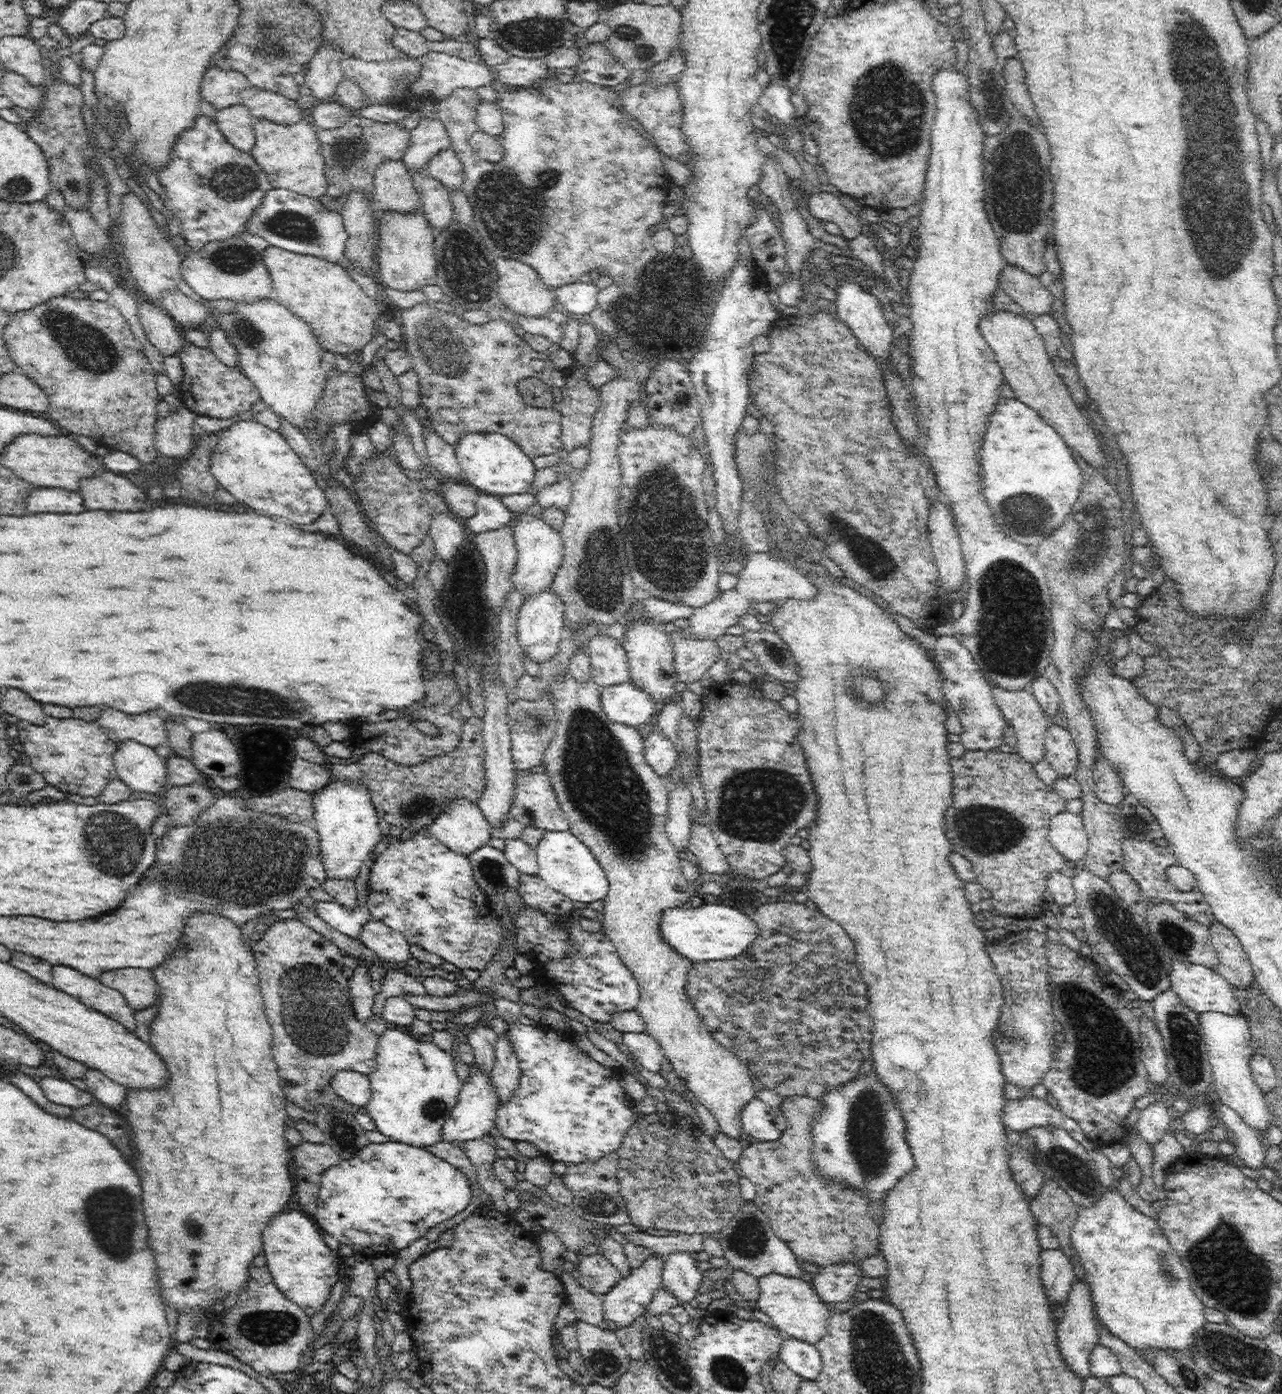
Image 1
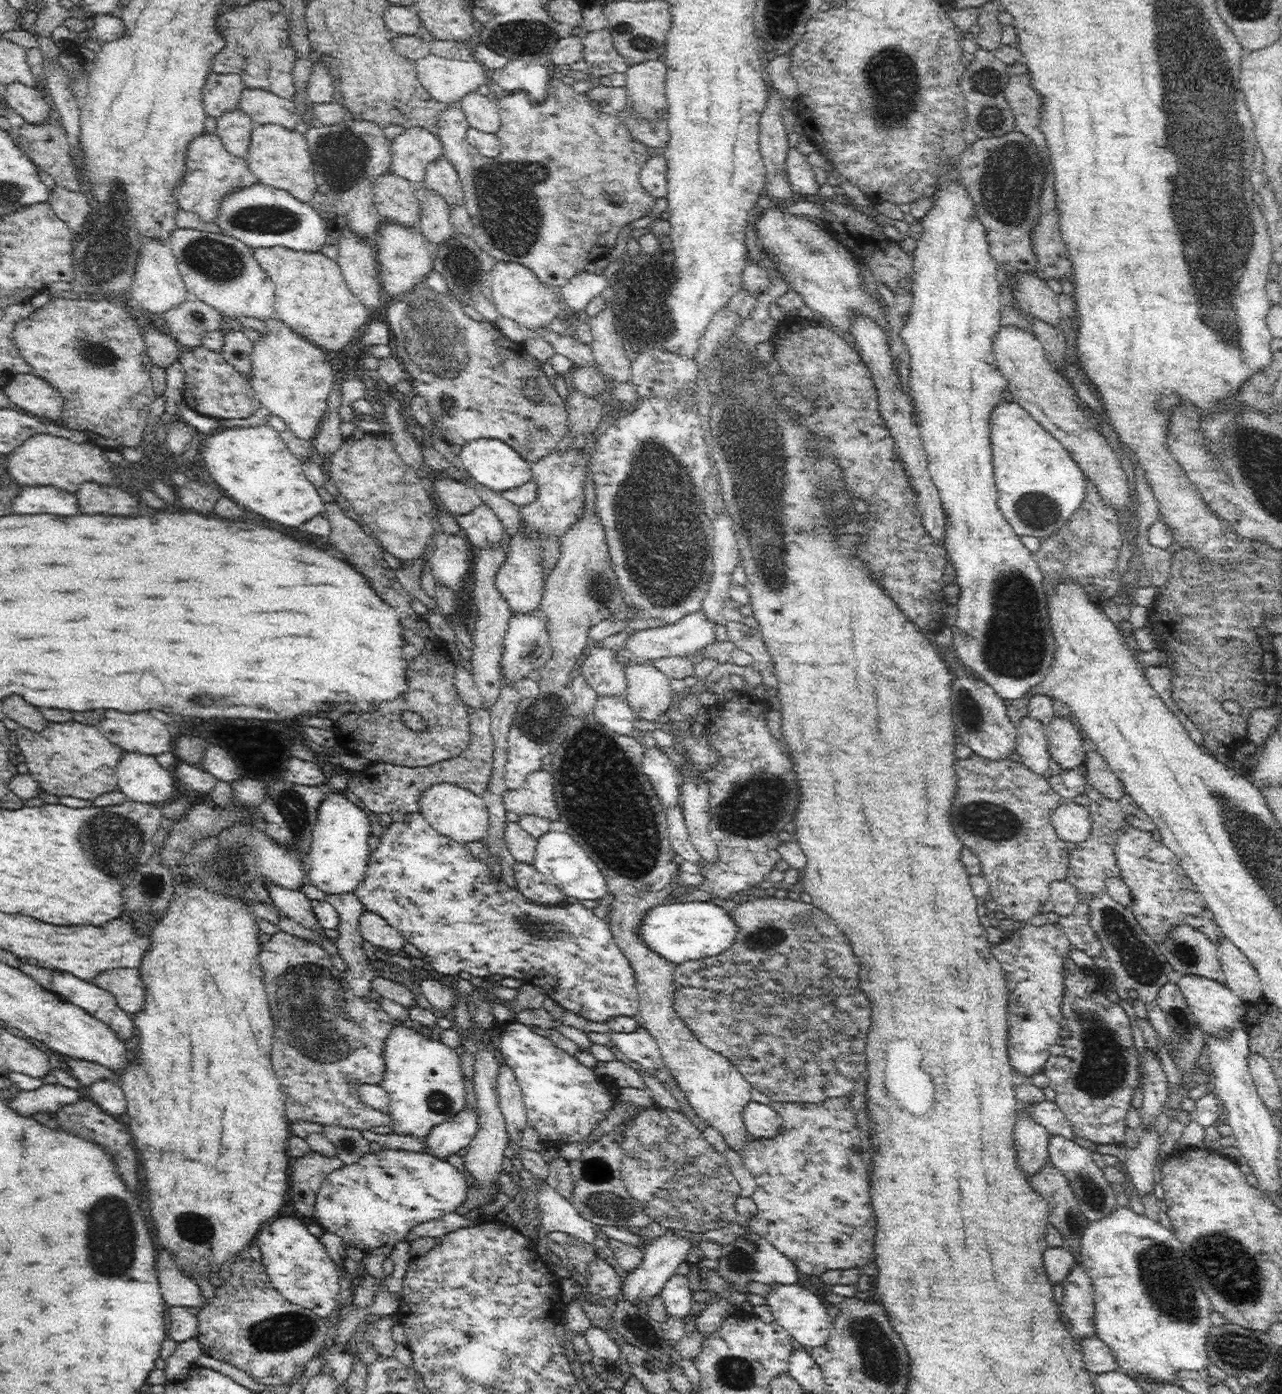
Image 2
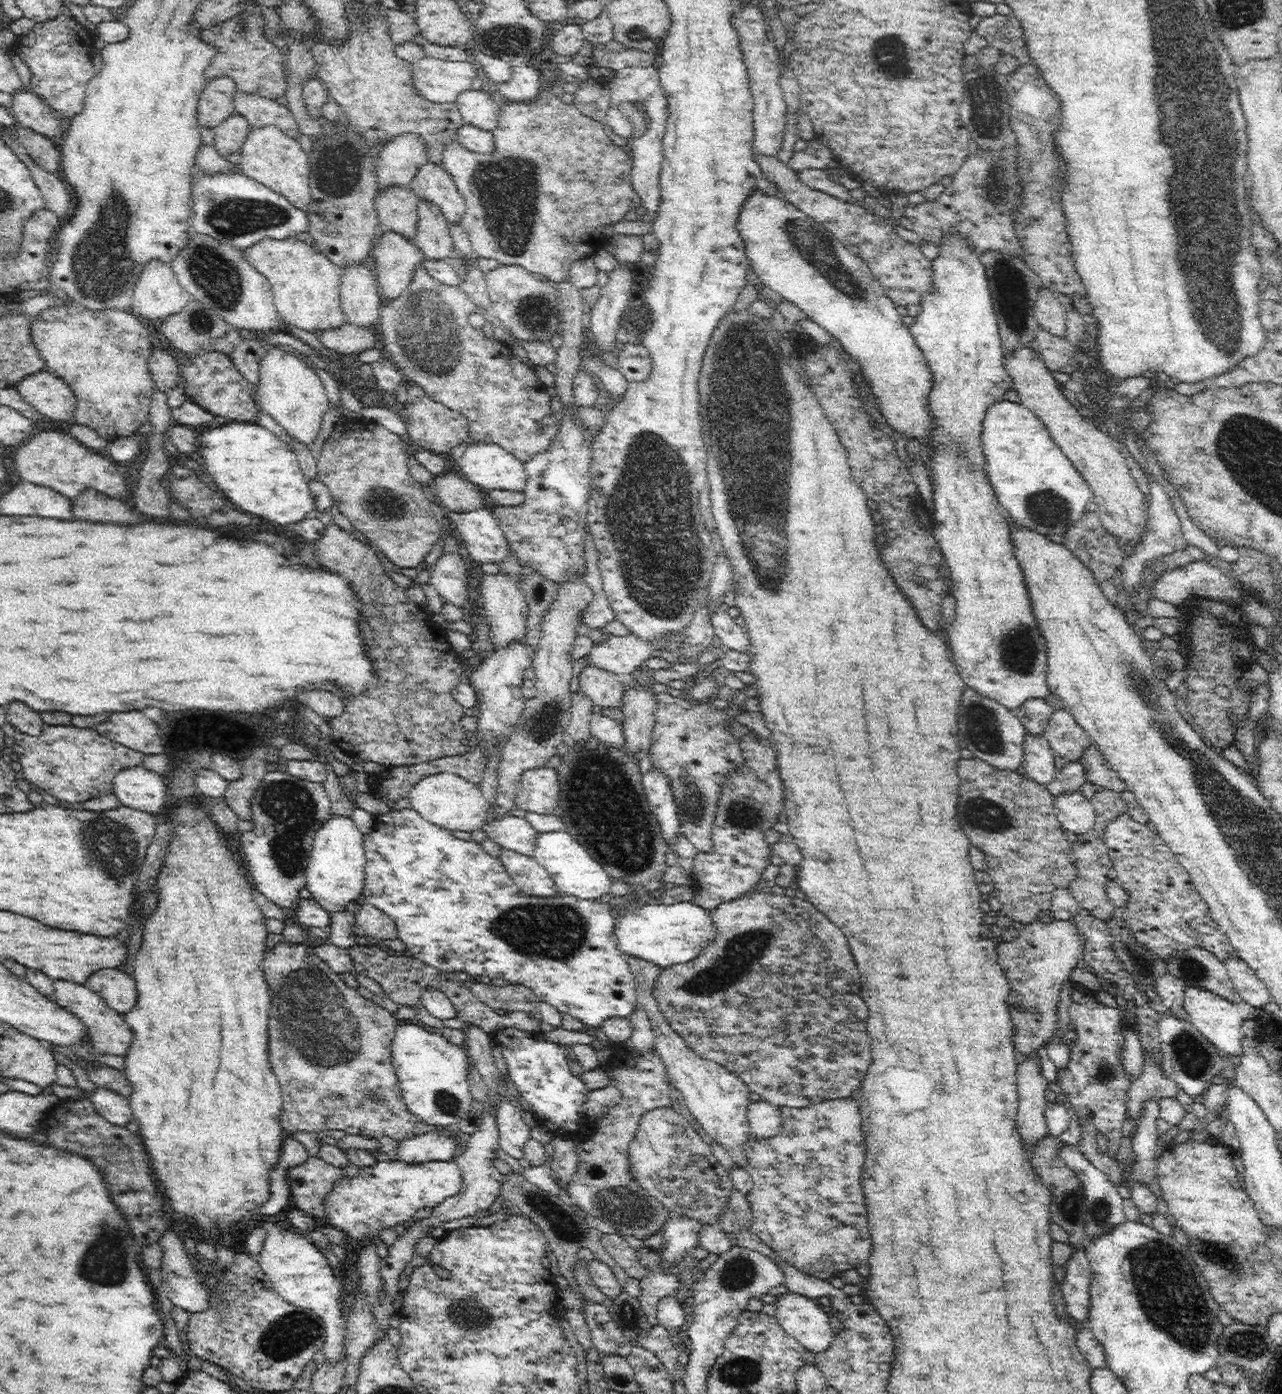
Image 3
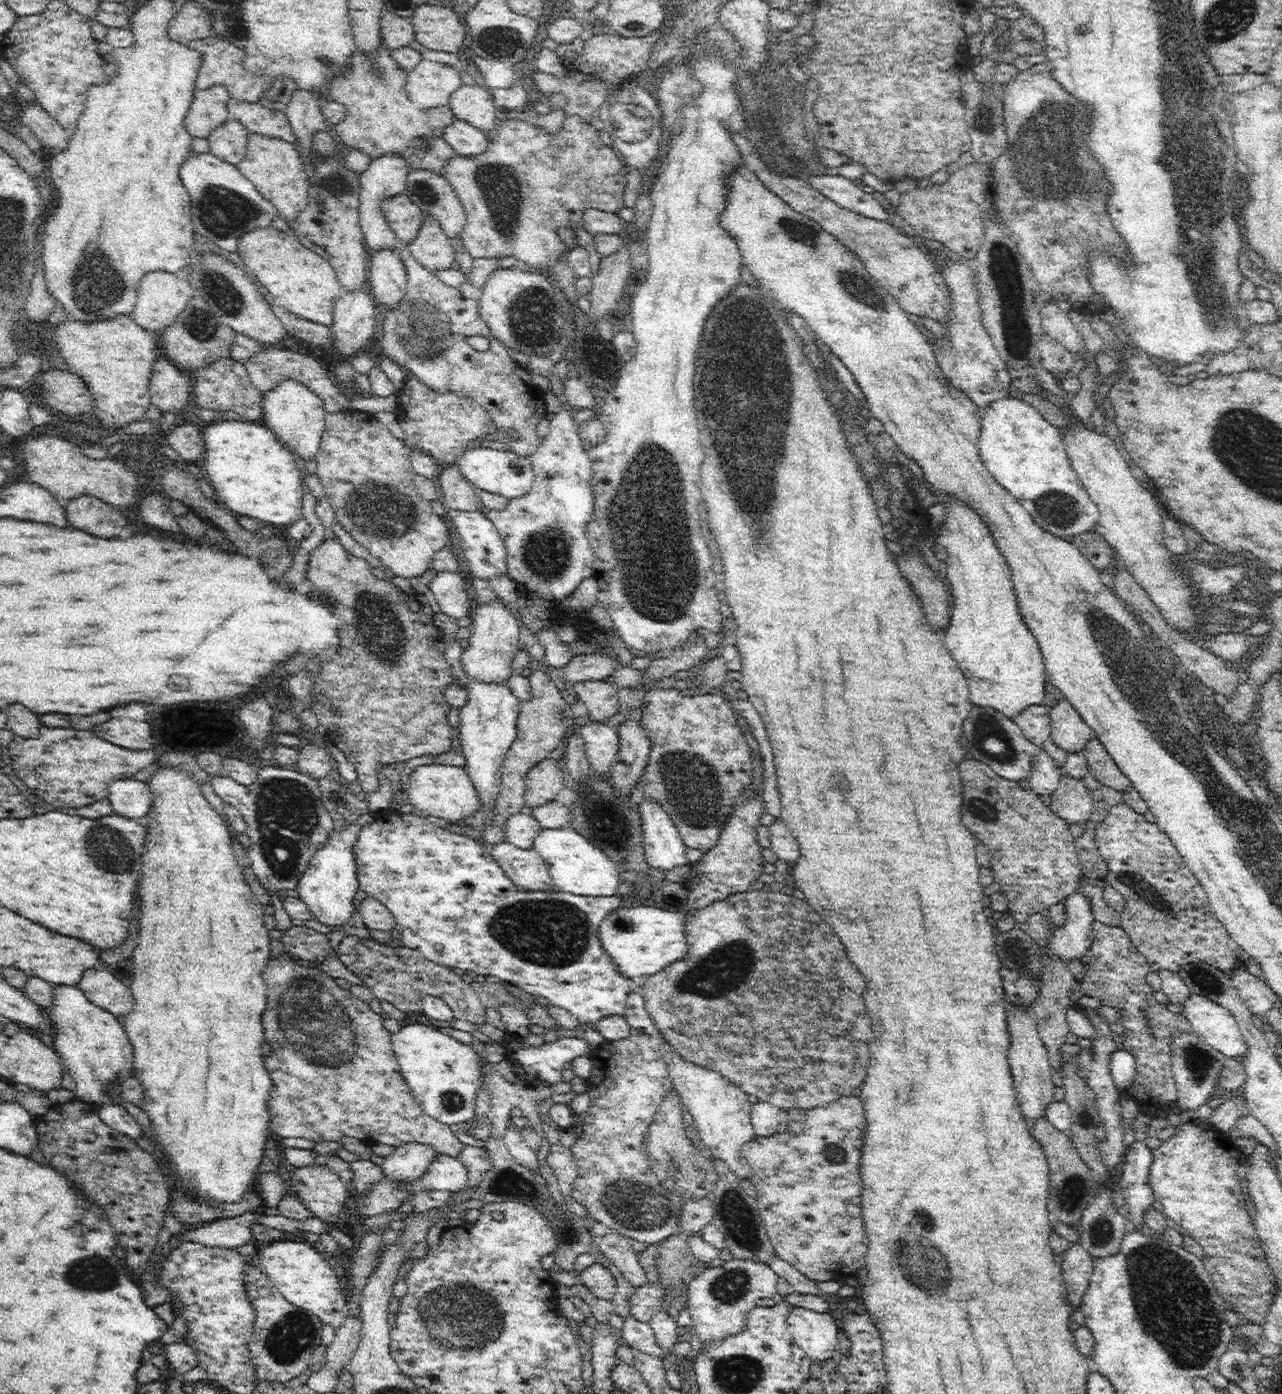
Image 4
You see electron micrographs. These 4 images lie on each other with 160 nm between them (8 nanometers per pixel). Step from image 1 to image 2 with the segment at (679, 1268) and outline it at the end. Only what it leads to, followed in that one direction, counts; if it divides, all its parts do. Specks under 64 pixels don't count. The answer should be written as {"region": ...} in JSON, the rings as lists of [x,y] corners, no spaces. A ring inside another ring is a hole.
{"region":[[[674,1275],[662,1288],[660,1296],[666,1316],[686,1322],[693,1305],[690,1289],[686,1287],[685,1277]]]}

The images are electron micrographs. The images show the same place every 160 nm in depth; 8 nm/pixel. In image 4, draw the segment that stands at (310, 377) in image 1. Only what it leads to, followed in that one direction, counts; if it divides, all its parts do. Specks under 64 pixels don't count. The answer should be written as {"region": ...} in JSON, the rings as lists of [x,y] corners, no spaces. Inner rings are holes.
{"region":[[[292,380],[282,382],[278,388],[267,392],[263,402],[266,427],[278,436],[290,452],[297,454],[304,462],[309,462],[321,447],[322,430],[325,424],[324,401],[312,393],[308,387]]]}

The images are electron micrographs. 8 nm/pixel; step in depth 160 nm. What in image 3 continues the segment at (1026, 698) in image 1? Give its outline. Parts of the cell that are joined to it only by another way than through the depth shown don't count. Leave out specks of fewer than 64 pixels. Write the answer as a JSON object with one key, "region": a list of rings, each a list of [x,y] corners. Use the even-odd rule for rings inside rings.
{"region":[[[1028,734],[1024,745],[1024,764],[1026,776],[1037,785],[1049,785],[1056,776],[1055,754],[1049,740],[1043,736]]]}

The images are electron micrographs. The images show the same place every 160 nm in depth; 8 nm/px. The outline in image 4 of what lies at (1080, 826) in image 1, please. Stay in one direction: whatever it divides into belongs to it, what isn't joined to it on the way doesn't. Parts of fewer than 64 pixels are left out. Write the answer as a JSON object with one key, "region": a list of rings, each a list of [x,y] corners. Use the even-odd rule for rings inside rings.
{"region":[[[1062,766],[1058,771],[1059,785],[1054,794],[1051,794],[1052,811],[1067,824],[1087,823],[1096,806],[1094,792],[1086,788],[1081,778],[1072,776]]]}

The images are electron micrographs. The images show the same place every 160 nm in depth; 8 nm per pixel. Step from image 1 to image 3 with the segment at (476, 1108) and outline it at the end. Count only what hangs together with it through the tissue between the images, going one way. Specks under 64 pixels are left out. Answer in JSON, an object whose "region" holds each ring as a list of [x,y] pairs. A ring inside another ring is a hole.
{"region":[[[438,1133],[423,1134],[398,1142],[394,1162],[402,1165],[422,1165],[428,1162],[454,1160],[454,1146]]]}

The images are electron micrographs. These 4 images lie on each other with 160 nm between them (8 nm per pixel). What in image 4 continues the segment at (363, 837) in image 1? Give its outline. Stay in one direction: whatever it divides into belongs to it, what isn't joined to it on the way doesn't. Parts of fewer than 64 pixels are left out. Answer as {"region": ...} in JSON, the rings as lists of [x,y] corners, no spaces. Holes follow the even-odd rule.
{"region":[[[354,822],[343,828],[341,833],[334,832],[331,835],[328,846],[320,849],[313,858],[306,872],[298,880],[295,886],[298,899],[310,911],[310,918],[326,924],[342,928],[348,925],[354,914],[355,903],[353,901],[356,891],[359,889],[357,881],[357,864],[353,857],[353,842],[356,840],[362,826]]]}

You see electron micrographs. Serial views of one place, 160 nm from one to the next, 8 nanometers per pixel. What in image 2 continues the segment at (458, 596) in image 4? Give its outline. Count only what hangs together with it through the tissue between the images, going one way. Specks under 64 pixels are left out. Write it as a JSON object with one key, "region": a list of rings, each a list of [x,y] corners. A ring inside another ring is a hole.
{"region":[[[437,531],[432,541],[434,552],[428,560],[429,574],[440,586],[450,588],[453,594],[462,590],[470,568],[466,541],[463,533],[451,536],[441,531]]]}

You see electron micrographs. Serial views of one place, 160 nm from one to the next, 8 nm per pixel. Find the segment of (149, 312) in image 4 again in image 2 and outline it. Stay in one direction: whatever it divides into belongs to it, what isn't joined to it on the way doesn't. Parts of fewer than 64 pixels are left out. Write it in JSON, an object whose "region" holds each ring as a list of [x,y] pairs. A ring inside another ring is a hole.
{"region":[[[150,240],[143,247],[128,295],[136,300],[140,308],[154,314],[178,308],[186,300],[188,292],[176,269],[176,257],[172,254],[170,245]]]}

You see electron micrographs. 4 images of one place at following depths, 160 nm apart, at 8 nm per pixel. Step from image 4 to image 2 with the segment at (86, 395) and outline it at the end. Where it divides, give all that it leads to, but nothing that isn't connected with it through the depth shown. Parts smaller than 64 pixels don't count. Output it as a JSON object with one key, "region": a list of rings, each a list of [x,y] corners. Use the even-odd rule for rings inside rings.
{"region":[[[34,372],[17,374],[4,389],[12,404],[25,412],[46,416],[50,420],[60,418],[64,412],[64,398],[58,387]]]}

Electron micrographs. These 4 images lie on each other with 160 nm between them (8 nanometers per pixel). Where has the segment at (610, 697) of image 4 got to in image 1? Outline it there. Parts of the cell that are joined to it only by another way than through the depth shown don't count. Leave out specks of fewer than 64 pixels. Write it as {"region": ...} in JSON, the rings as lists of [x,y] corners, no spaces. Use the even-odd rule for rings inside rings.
{"region":[[[602,631],[590,639],[585,649],[593,684],[599,689],[629,683],[629,670],[623,645]]]}

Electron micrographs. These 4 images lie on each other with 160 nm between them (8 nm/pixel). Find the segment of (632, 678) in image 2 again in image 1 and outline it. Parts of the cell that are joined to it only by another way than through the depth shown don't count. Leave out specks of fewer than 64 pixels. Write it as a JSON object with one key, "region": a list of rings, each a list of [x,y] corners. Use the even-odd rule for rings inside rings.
{"region":[[[640,623],[627,630],[623,642],[629,670],[629,684],[634,686],[634,689],[646,694],[646,697],[650,697],[657,712],[660,712],[667,702],[677,700],[680,690],[677,674],[672,665],[673,645],[668,641],[669,637],[662,625]]]}

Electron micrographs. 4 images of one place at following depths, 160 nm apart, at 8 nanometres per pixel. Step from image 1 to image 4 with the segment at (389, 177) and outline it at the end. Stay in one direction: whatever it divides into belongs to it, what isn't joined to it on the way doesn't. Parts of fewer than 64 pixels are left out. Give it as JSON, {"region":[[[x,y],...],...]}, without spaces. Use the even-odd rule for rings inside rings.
{"region":[[[404,193],[396,197],[388,198],[386,201],[382,202],[382,210],[390,228],[395,232],[396,240],[404,245],[408,245],[418,236],[419,230],[425,221],[425,216]]]}

